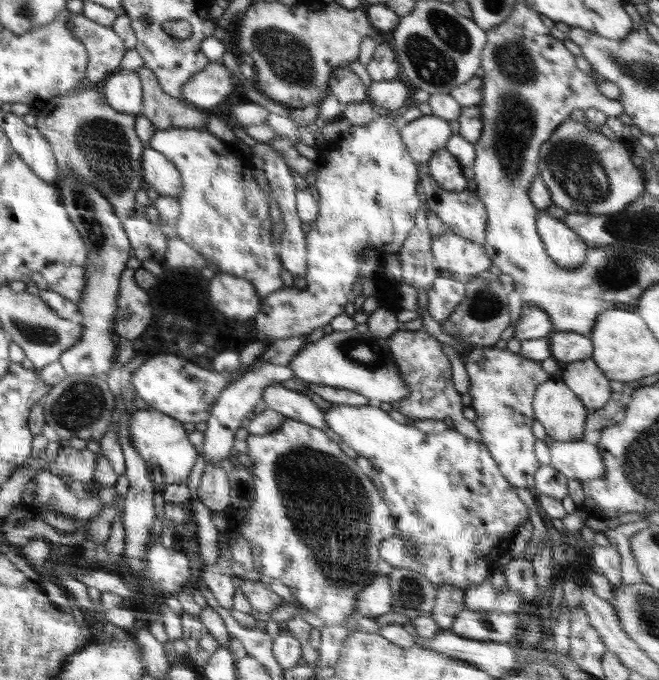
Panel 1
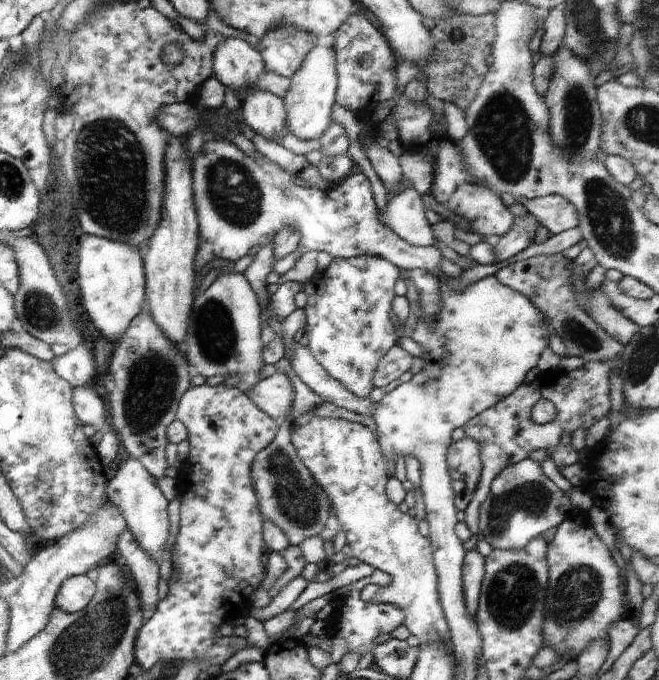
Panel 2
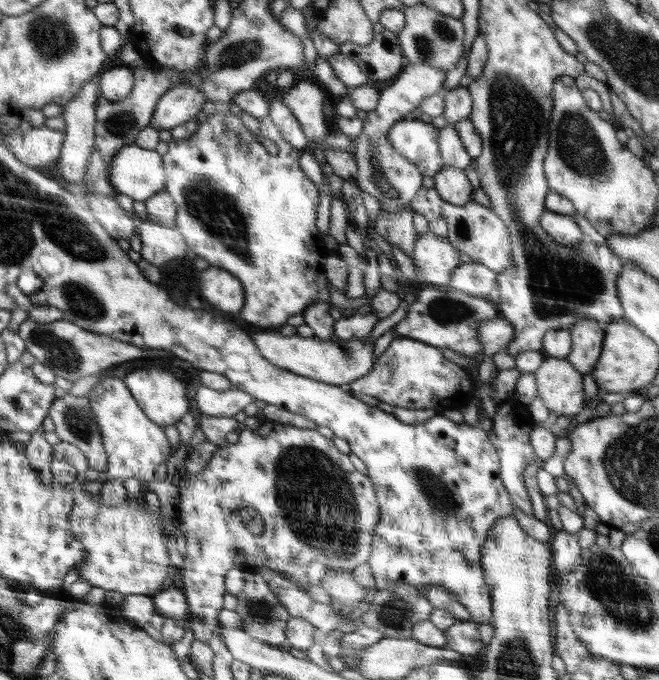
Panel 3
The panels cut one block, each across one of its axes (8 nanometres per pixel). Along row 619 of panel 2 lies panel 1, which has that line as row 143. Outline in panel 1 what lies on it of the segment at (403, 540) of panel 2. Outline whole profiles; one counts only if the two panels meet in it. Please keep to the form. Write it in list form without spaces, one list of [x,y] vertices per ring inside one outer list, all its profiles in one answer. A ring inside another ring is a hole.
[[[421,116],[410,123],[403,123],[401,128],[401,140],[404,142],[408,153],[419,164],[428,164],[430,158],[439,151],[444,151],[447,141],[453,136],[448,121],[436,116]]]

